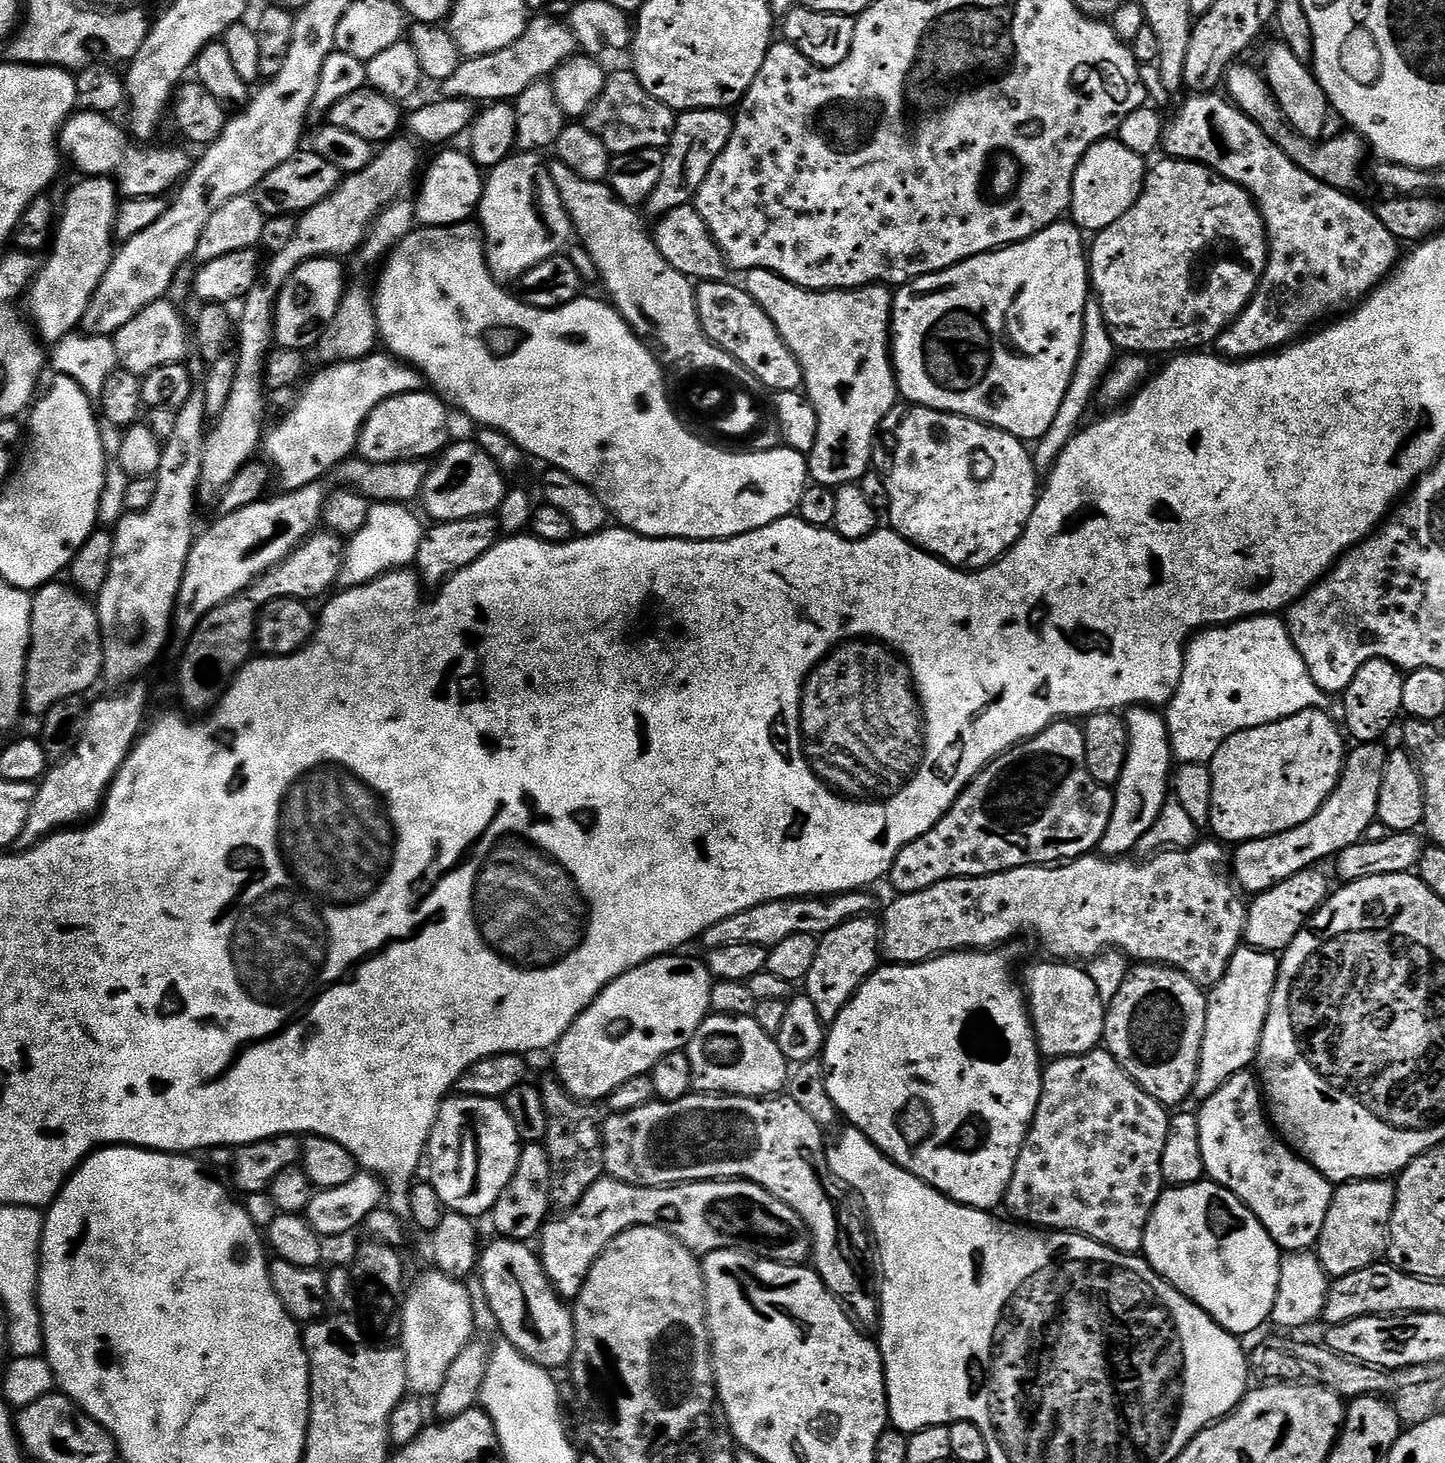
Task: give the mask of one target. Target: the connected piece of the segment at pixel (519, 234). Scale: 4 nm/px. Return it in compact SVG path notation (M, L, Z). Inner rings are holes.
M521 151L507 156L499 166L487 173L484 181L484 192L478 209L478 227L484 241L488 269L501 286L515 285L516 280L526 274L526 270L546 262L546 258L561 255L566 248L564 243L574 236L571 218L563 208L562 199L548 173L549 165L544 162L540 164L539 158L535 151Z

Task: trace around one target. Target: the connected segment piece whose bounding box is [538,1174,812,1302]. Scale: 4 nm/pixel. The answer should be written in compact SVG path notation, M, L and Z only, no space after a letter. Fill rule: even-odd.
M605 1174L598 1182L594 1182L594 1186L590 1186L590 1190L586 1190L586 1194L582 1194L582 1202L578 1202L578 1206L545 1220L544 1227L540 1230L540 1265L548 1275L552 1289L558 1293L561 1300L575 1301L576 1295L586 1282L588 1271L592 1269L592 1263L607 1250L610 1241L626 1230L642 1226L666 1230L700 1258L707 1256L709 1252L735 1248L737 1252L751 1252L761 1260L803 1265L812 1250L810 1233L804 1219L794 1210L790 1210L786 1202L774 1198L770 1190L749 1180L697 1180L667 1188L639 1188Z

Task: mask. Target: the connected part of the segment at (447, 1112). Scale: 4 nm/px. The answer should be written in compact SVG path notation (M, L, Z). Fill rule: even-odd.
M452 1094L441 1103L426 1149L427 1179L438 1190L445 1209L463 1216L487 1217L498 1194L510 1186L522 1141L500 1100Z

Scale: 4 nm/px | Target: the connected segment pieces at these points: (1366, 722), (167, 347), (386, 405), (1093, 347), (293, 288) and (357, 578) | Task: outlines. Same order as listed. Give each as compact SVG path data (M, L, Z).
M1374 658L1354 674L1354 682L1342 693L1344 700L1344 724L1349 737L1353 736L1356 744L1374 744L1383 741L1384 735L1396 724L1396 719L1401 719L1404 707L1402 706L1402 686L1404 685L1405 673L1394 662L1386 662L1382 658Z
M168 298L150 302L150 306L134 314L134 318L130 318L130 322L116 332L112 341L119 367L143 378L158 370L158 366L184 364L187 361L190 355L190 332L184 329L184 320L175 307L177 305Z
M428 390L391 396L372 411L370 418L362 426L356 443L359 459L381 464L435 457L450 443L448 412L450 413L449 405Z
M1095 298L1089 299L1084 311L1082 346L1078 354L1076 369L1070 378L1070 386L1066 390L1066 398L1062 398L1062 406L1058 406L1058 414L1054 418L1054 423L1050 425L1050 430L1046 430L1046 434L1042 434L1042 438L1035 441L1034 444L1032 462L1035 465L1037 477L1047 477L1056 464L1060 451L1071 442L1072 437L1076 435L1078 429L1085 423L1084 415L1087 414L1092 400L1094 404L1097 399L1100 383L1106 379L1108 371L1111 370L1117 359L1118 349L1110 338L1110 330L1108 329L1106 318L1102 314L1100 301Z
M339 259L308 260L284 284L276 303L274 340L282 348L315 349L326 326L334 318L341 300L345 299L344 268Z
M389 503L387 508L388 524L384 520L370 518L366 522L366 526L362 526L362 530L358 530L350 537L347 543L345 543L344 557L342 558L342 570L340 571L340 579L338 581L341 589L357 588L363 584L374 582L379 576L383 576L385 572L404 570L409 566L415 565L418 546L422 542L422 538L426 531L425 525L420 525L420 520L411 512L411 507L402 504Z

